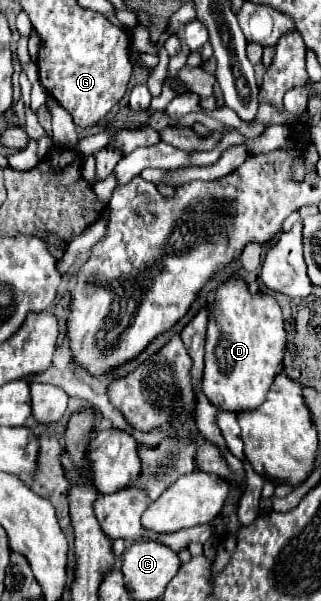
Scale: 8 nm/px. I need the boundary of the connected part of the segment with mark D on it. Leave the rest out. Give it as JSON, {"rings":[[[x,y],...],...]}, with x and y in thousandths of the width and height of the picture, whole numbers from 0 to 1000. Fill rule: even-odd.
{"rings":[[[723,458],[710,468],[685,471],[673,481],[667,511],[648,527],[642,551],[642,611],[636,611],[636,654],[679,681],[717,681],[729,687],[798,681],[829,664],[829,651],[847,641],[854,624],[872,614],[879,594],[891,581],[891,554],[885,554],[885,527],[866,501],[835,488],[779,488],[773,471],[741,458]]]}

